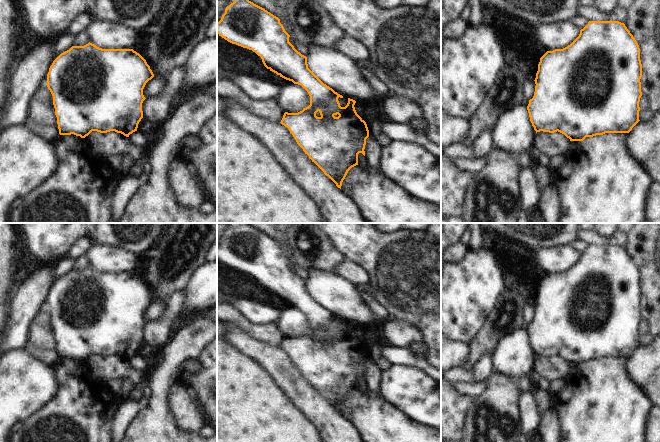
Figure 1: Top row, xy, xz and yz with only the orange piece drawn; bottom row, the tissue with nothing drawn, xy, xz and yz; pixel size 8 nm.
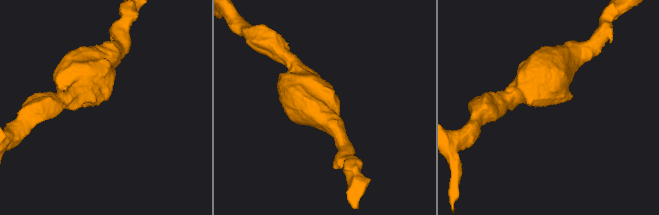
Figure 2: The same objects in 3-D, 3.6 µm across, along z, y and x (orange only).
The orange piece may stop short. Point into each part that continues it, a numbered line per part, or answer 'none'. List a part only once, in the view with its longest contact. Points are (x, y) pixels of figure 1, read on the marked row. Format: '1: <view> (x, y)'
none

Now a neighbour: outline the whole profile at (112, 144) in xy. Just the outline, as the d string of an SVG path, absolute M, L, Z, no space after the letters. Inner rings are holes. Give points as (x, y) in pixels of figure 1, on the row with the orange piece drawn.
M92 131L85 139L91 145L94 152L103 153L105 157L119 157L134 162L145 160L145 147L134 146L130 142L129 137L121 133L115 131L107 133Z

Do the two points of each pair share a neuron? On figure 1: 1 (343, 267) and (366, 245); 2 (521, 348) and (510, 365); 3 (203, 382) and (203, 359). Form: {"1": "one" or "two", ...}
{"1": "two", "2": "one", "3": "one"}

